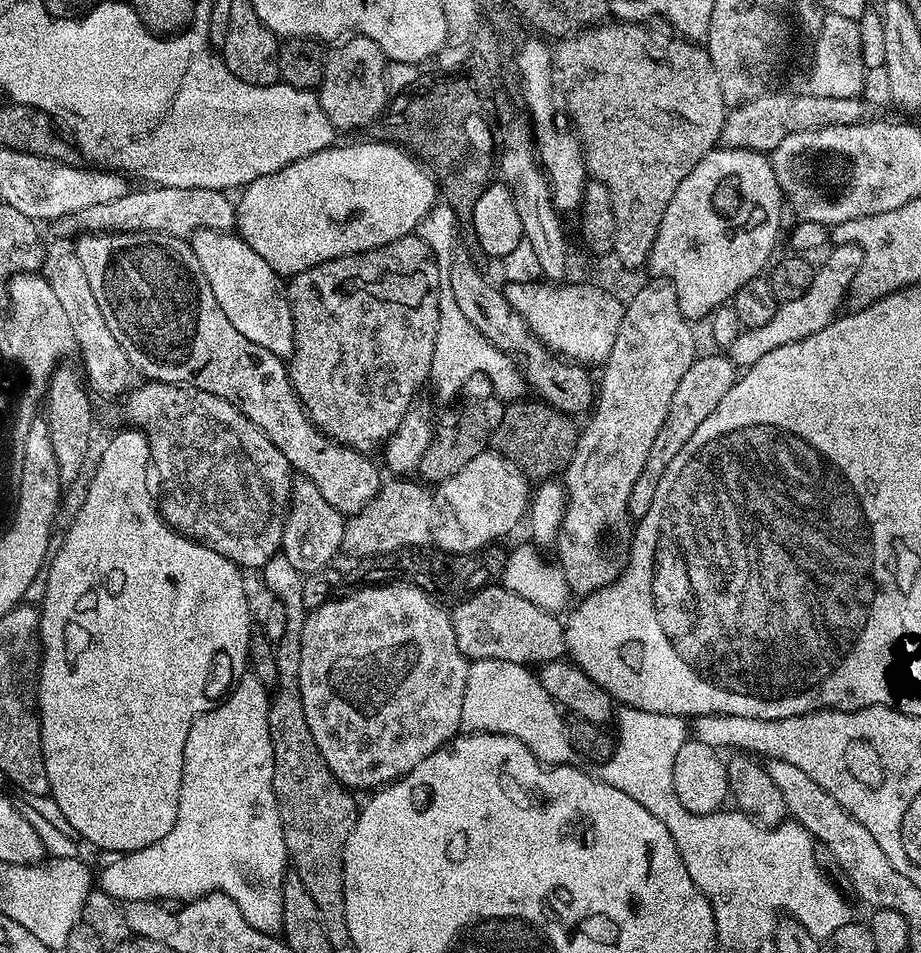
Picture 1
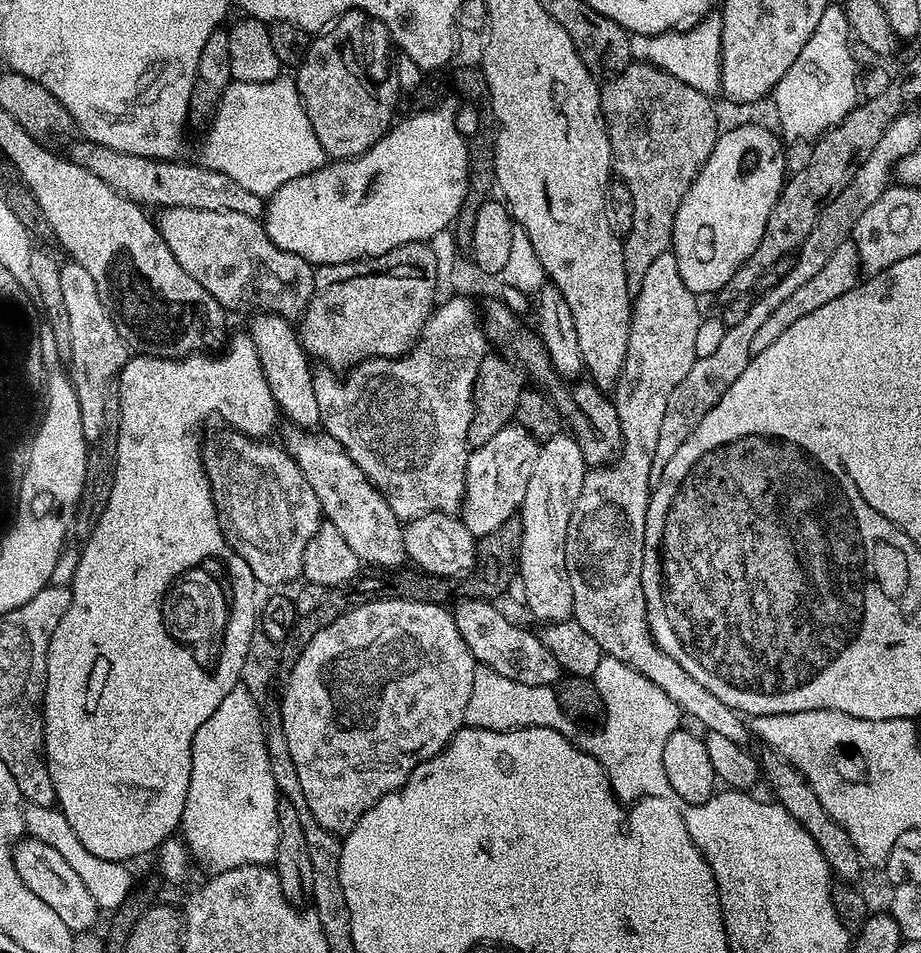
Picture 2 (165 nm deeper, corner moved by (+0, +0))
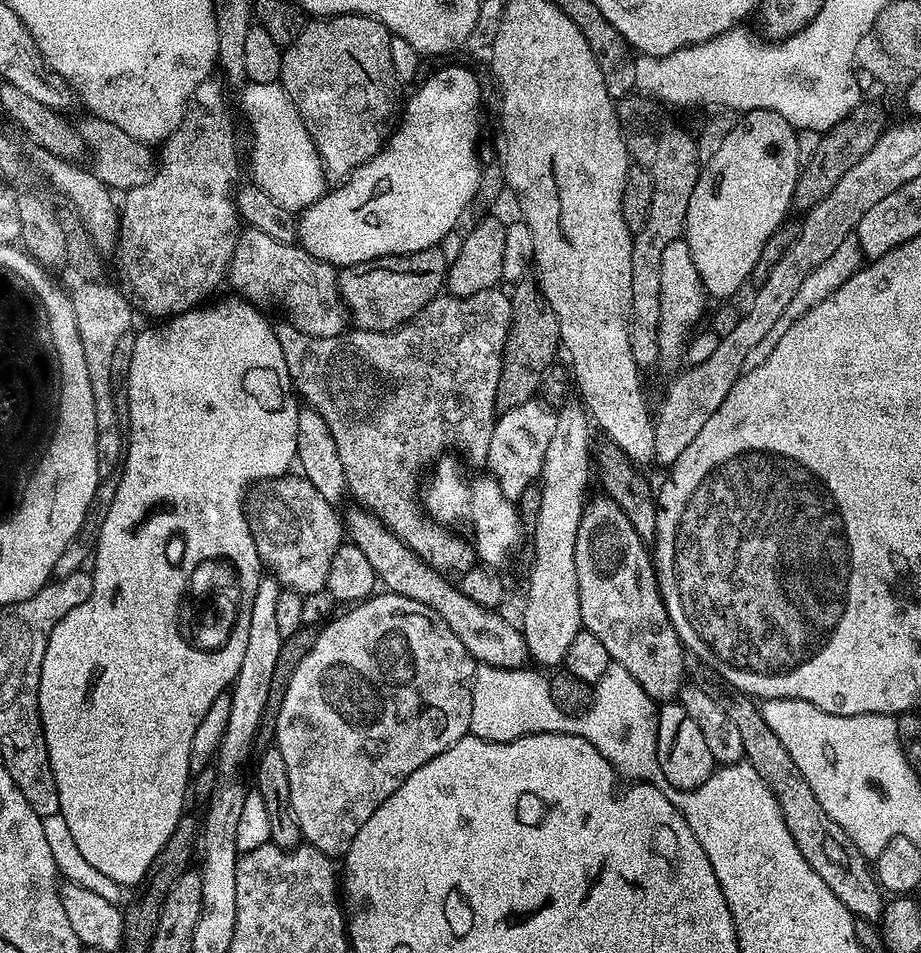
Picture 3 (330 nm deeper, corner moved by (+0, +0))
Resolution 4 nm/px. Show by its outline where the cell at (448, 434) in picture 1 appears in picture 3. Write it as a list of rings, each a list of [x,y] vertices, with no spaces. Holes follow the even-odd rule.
[[[525,278],[515,281],[511,289],[512,326],[504,347],[504,365],[502,378],[498,378],[498,394],[496,406],[500,412],[510,410],[514,406],[522,406],[522,402],[533,399],[541,391],[544,375],[550,365],[557,359],[556,351],[561,351],[560,327],[558,317],[548,305],[548,299],[540,290],[535,279]]]

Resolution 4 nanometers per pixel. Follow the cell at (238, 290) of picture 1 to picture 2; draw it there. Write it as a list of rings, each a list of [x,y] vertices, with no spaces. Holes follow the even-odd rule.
[[[271,314],[253,315],[250,335],[258,356],[266,382],[276,399],[276,406],[283,413],[292,415],[291,423],[295,427],[312,430],[321,423],[318,410],[318,398],[314,398],[313,363],[300,342],[299,331],[282,316]],[[312,363],[312,365],[310,364]]]

